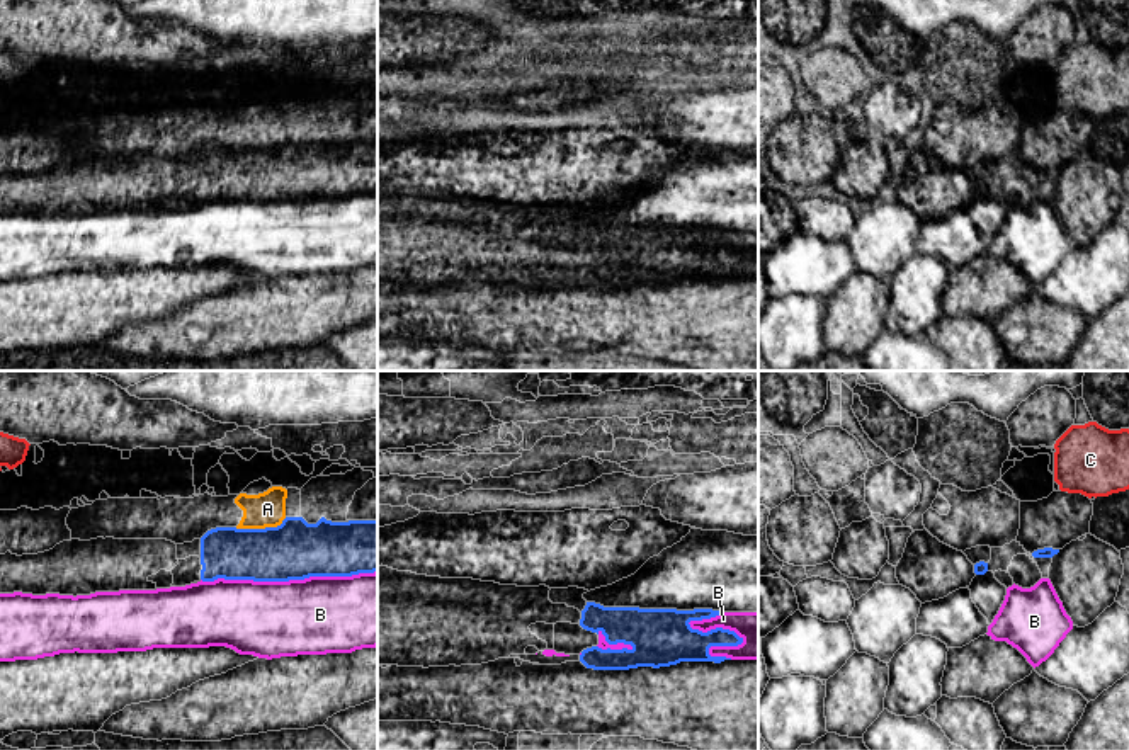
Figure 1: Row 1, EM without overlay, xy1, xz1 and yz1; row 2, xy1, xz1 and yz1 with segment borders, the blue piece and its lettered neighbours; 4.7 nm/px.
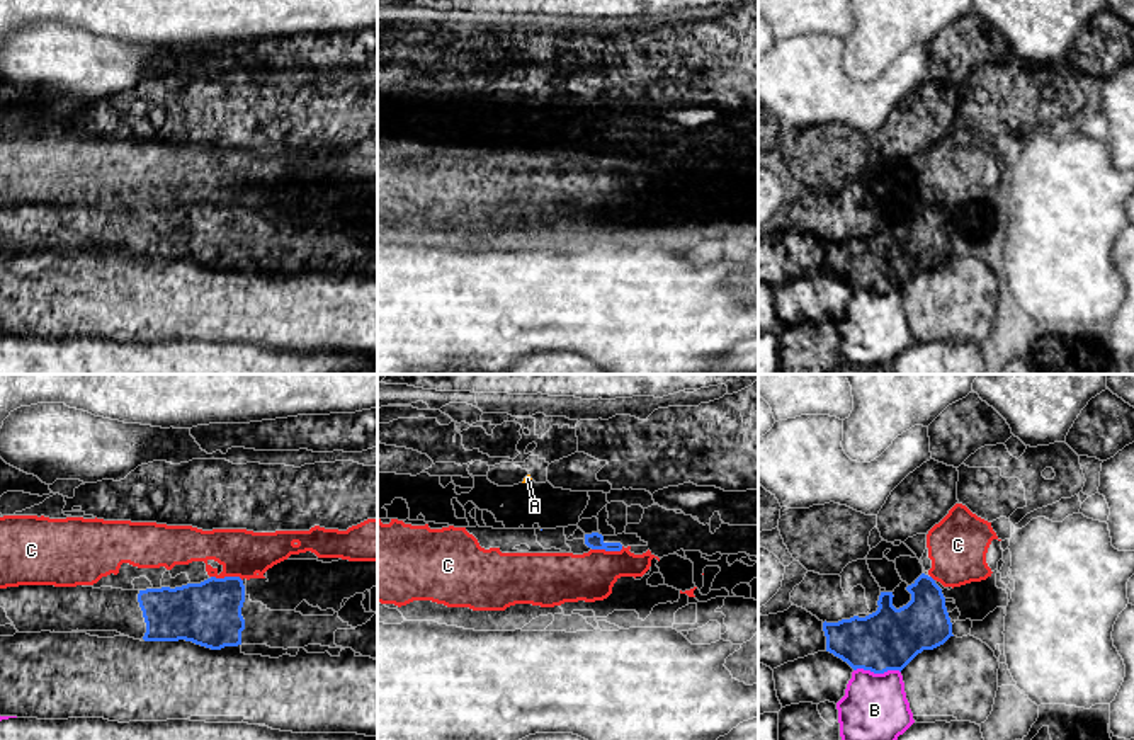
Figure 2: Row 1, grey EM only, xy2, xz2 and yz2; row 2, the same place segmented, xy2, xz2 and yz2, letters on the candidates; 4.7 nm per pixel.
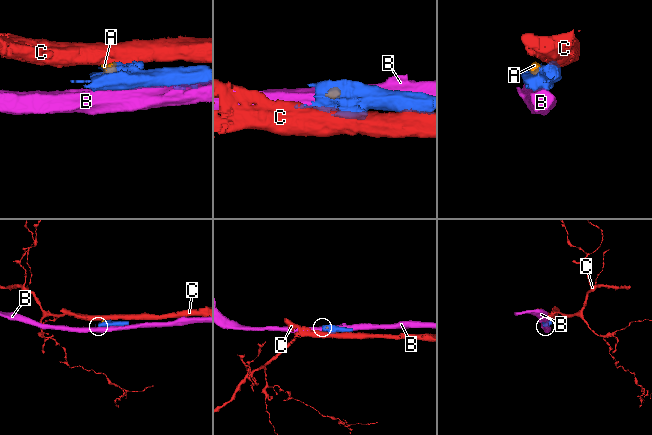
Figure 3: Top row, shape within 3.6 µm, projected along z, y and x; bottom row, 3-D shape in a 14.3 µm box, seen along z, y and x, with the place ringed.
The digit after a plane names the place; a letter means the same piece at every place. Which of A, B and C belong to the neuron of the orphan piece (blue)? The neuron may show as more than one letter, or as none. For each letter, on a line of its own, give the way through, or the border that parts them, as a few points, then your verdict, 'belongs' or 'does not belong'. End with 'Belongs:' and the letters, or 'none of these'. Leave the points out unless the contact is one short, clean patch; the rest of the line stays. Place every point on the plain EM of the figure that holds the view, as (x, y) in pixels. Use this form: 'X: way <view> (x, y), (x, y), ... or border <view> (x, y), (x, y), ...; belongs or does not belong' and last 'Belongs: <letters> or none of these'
A: border xy1 (286, 136), (276, 145), (235, 147); does not belong
B: does not belong
C: border xz2 (623, 165), (619, 169), (592, 167); does not belong
Belongs: none of these

